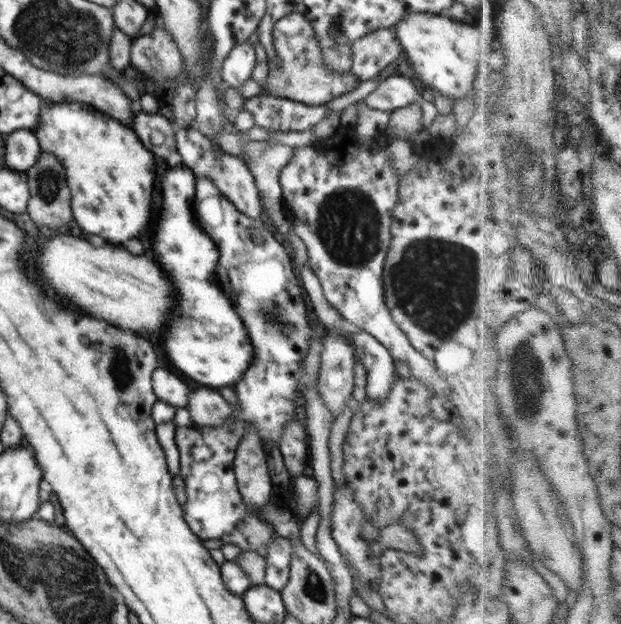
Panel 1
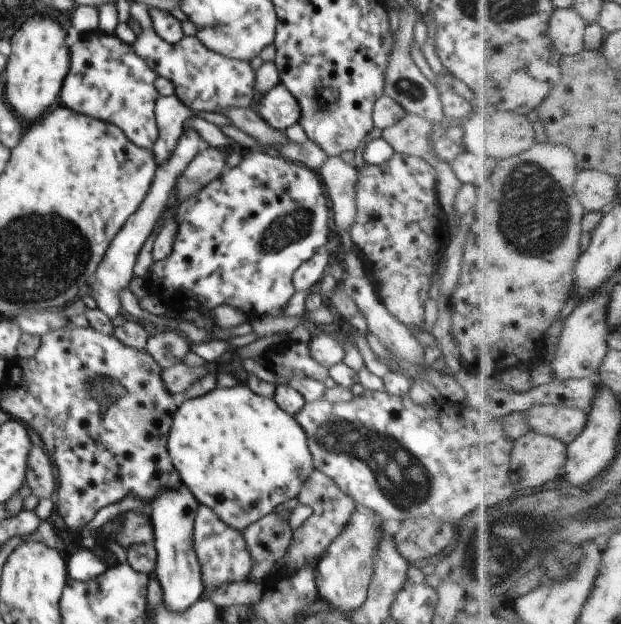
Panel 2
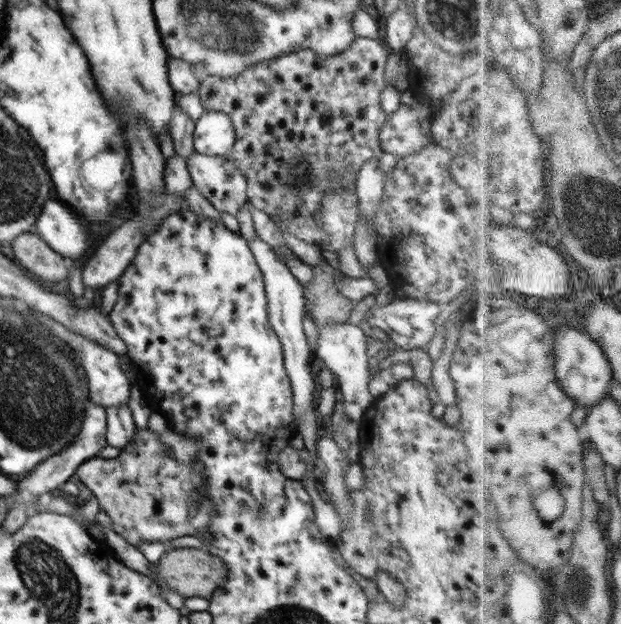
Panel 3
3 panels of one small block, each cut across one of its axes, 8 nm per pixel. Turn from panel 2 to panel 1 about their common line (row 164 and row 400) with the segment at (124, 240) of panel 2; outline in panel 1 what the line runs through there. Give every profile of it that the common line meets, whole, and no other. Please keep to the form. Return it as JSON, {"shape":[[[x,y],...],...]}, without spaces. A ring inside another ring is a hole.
{"shape":[[[156,367],[152,375],[153,392],[156,400],[175,407],[185,407],[190,394],[190,386],[179,373],[173,374],[163,367]]]}

